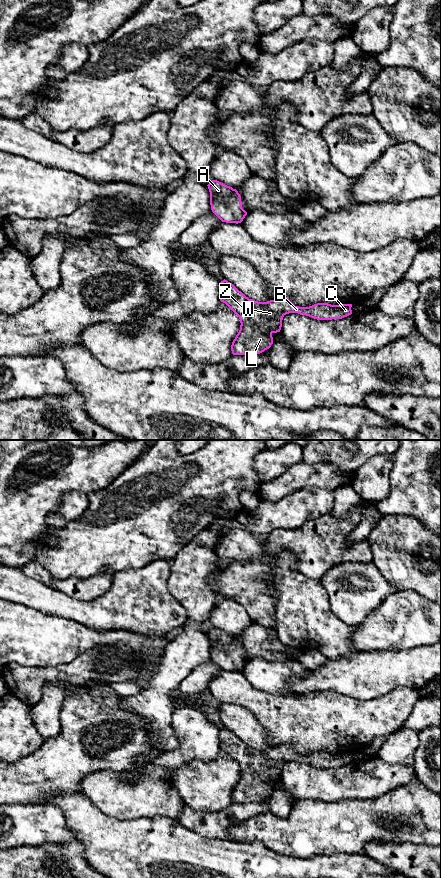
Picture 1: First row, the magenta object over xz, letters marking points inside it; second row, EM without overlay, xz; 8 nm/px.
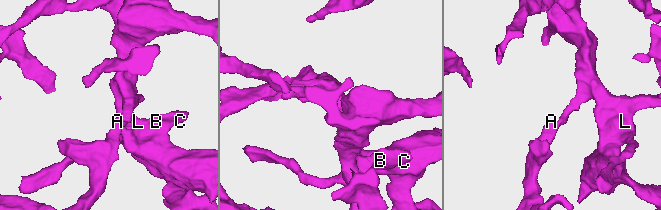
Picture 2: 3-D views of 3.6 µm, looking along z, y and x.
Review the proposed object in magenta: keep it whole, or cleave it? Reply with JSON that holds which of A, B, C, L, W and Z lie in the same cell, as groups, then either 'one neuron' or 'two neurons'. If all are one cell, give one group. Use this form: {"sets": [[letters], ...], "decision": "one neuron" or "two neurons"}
{"sets": [["A", "B", "C", "L", "W", "Z"]], "decision": "one neuron"}

